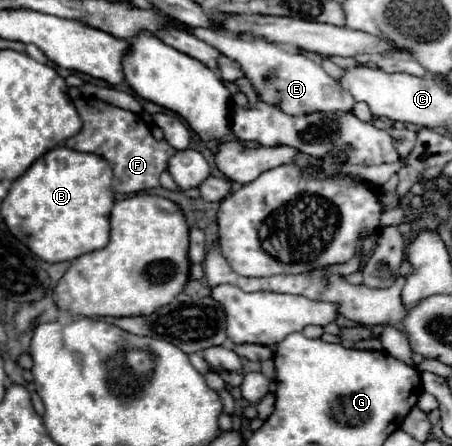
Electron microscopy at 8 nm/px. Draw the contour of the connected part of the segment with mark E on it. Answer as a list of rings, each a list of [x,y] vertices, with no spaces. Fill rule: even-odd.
[[[185,26],[185,32],[217,48],[227,58],[237,60],[241,68],[245,70],[245,76],[253,82],[255,92],[261,96],[261,100],[265,100],[267,104],[279,106],[285,114],[297,116],[297,114],[309,114],[313,110],[315,112],[317,110],[321,112],[335,112],[335,110],[351,112],[353,110],[353,104],[355,104],[353,96],[349,96],[349,92],[345,92],[345,88],[341,88],[341,84],[335,82],[319,64],[315,64],[313,60],[309,60],[307,56],[299,52],[291,52],[289,48],[281,44],[273,44],[261,38],[245,40],[245,38],[219,32],[219,30],[209,30],[209,28],[187,28]]]

